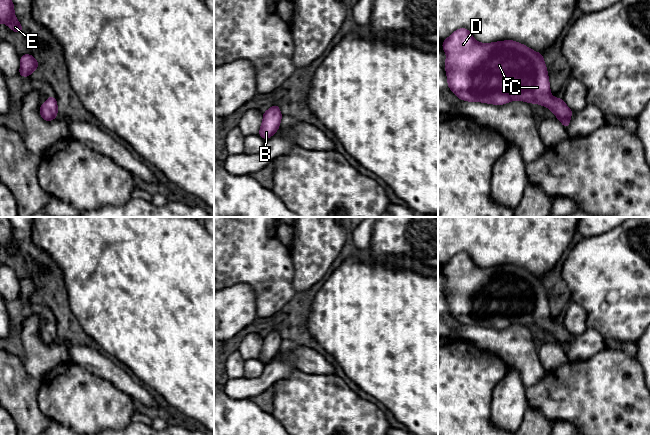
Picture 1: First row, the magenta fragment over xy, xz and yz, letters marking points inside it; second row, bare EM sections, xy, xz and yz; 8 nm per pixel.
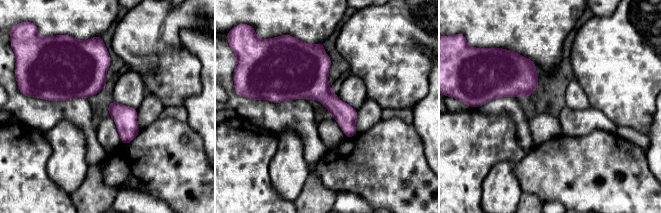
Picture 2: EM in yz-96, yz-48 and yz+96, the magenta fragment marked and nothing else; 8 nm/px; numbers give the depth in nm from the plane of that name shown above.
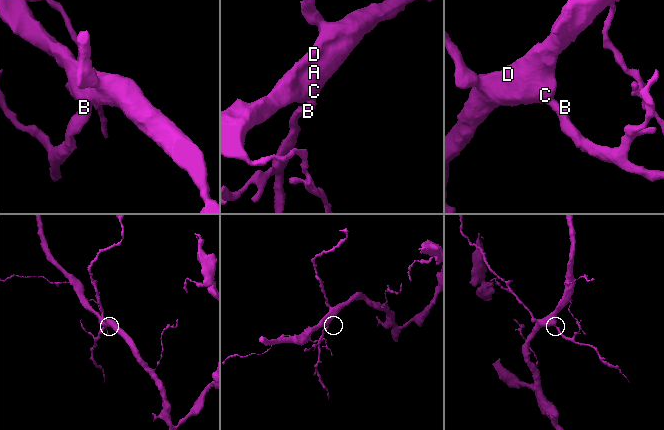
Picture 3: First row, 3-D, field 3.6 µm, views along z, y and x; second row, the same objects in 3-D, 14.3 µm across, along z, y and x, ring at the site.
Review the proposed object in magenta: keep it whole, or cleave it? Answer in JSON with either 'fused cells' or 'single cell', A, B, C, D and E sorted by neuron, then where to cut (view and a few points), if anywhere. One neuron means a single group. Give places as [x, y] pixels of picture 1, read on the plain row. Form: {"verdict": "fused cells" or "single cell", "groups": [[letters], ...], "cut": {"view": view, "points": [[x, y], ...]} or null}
{"verdict": "single cell", "groups": [["A", "B", "C", "D", "E"]], "cut": null}

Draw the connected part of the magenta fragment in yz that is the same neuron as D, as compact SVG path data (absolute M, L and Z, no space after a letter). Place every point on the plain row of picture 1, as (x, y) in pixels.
M459 252L442 271L447 279L445 296L449 313L461 324L503 329L514 324L537 327L549 332L565 353L568 352L572 335L561 322L554 322L543 278L512 264L493 267L477 266L467 252Z

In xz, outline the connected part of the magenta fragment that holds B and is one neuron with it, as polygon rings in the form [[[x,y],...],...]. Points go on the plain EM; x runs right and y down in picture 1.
[[[276,327],[270,333],[263,336],[263,345],[259,354],[259,360],[266,364],[274,359],[279,353],[282,340]]]

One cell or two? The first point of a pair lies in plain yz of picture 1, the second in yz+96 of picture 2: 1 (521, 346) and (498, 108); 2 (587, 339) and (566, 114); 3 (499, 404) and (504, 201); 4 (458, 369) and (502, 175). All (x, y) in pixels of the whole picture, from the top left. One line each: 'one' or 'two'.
1: one
2: one
3: one
4: two

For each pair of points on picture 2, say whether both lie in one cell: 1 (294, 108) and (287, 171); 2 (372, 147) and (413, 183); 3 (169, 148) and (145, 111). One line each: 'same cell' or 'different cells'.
1: different cells
2: same cell
3: different cells

